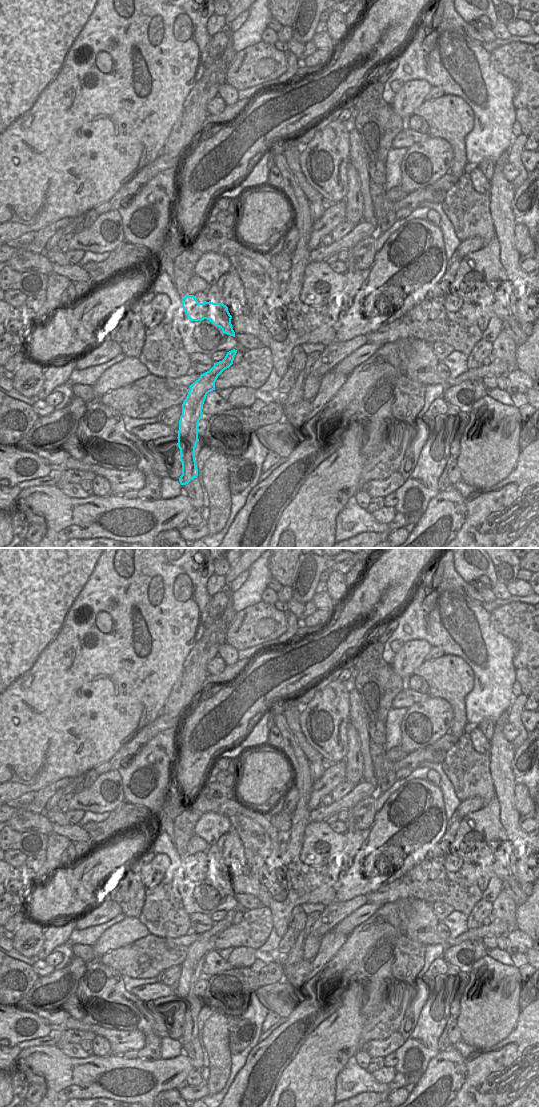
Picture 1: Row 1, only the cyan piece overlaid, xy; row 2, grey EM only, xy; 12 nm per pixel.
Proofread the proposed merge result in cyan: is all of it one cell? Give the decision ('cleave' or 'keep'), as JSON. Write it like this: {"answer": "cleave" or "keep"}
{"answer": "cleave"}

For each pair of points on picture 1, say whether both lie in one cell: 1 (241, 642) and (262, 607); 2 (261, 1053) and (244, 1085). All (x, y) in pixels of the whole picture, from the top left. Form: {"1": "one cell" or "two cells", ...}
{"1": "one cell", "2": "one cell"}

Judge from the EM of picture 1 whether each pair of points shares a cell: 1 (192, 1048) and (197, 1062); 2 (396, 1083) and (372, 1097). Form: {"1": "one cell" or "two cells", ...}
{"1": "one cell", "2": "one cell"}

